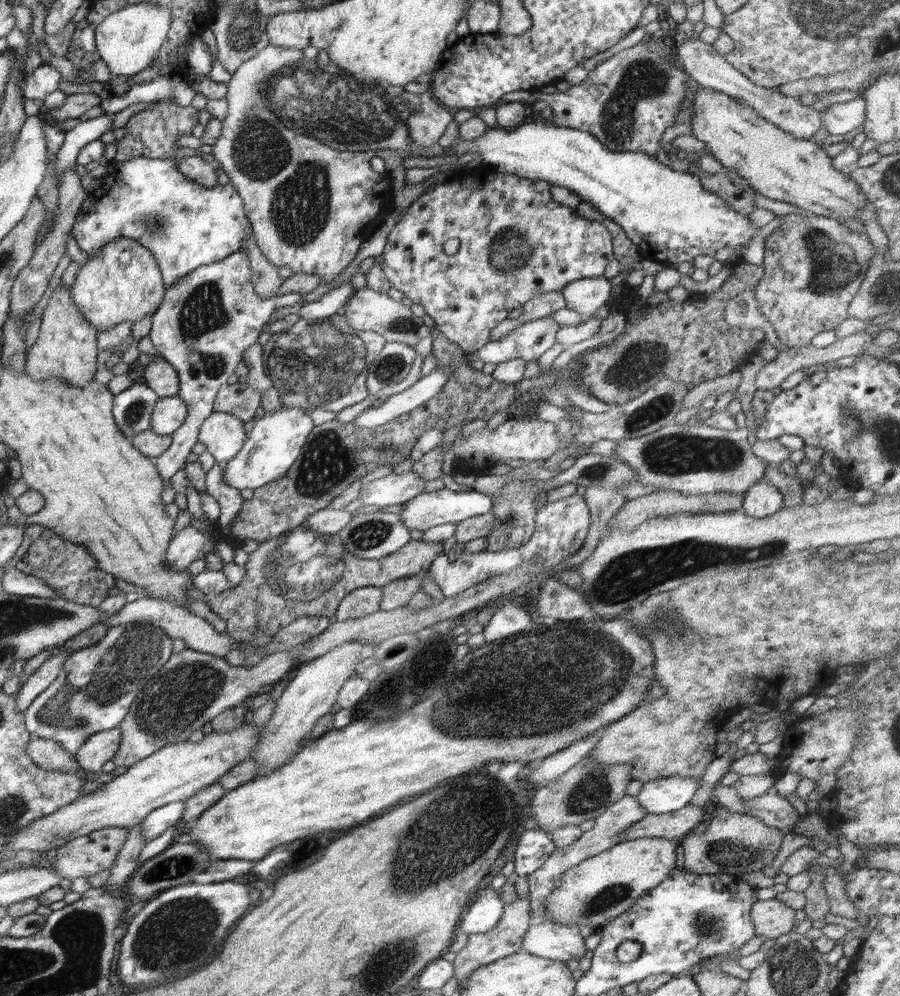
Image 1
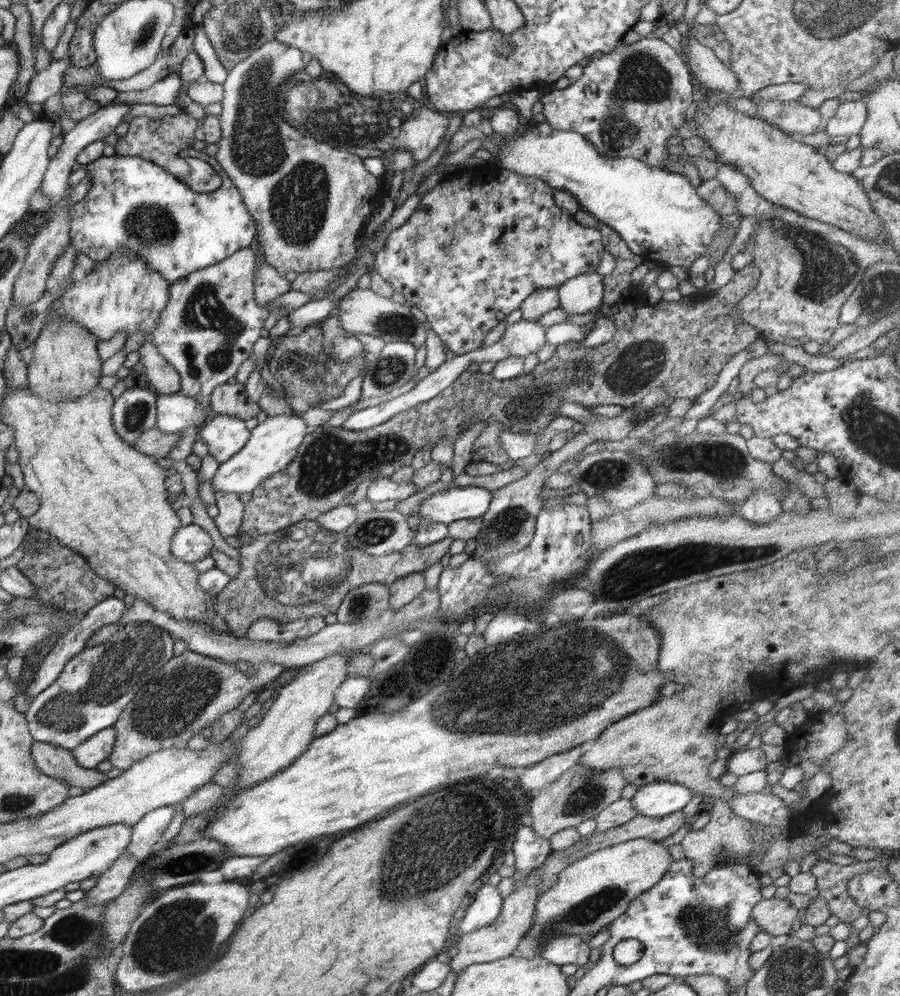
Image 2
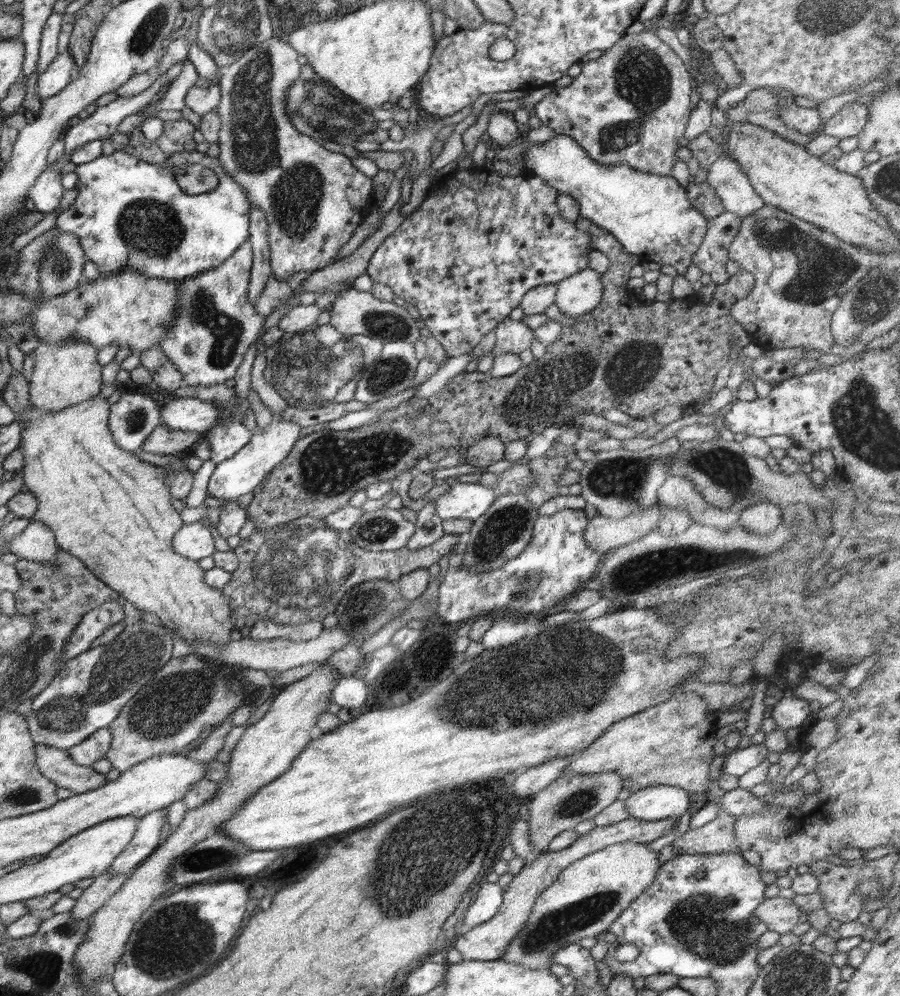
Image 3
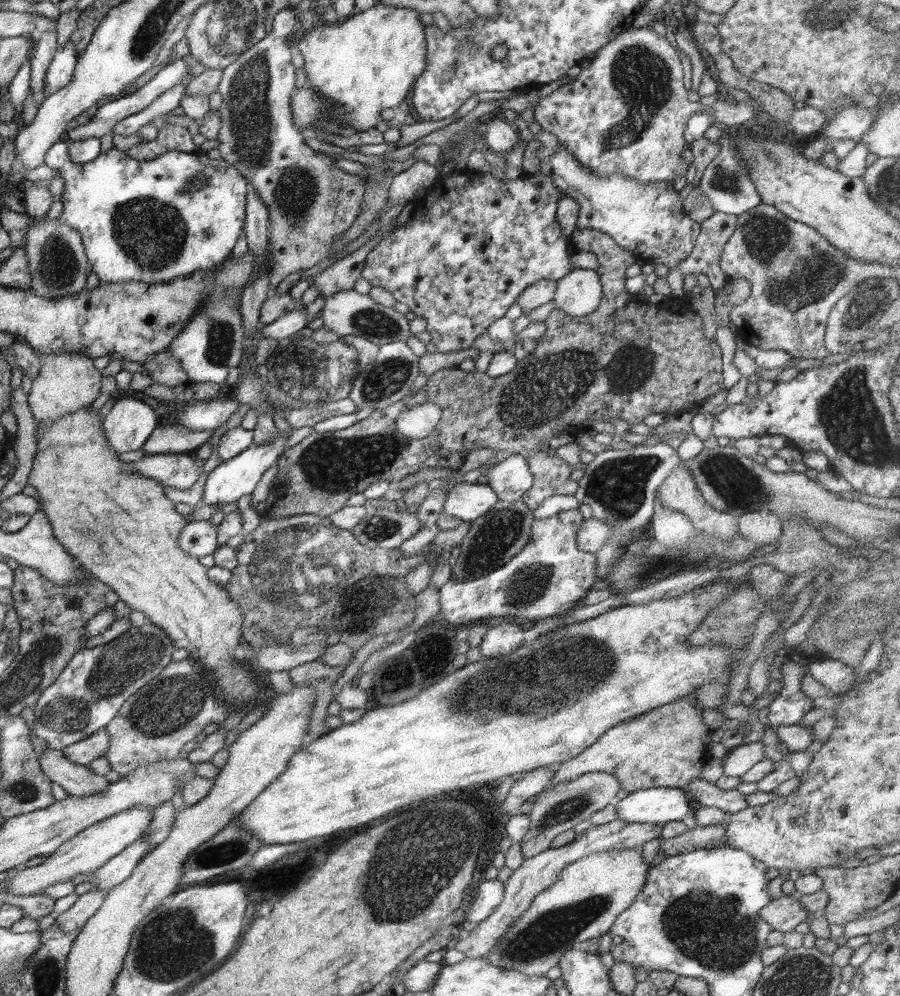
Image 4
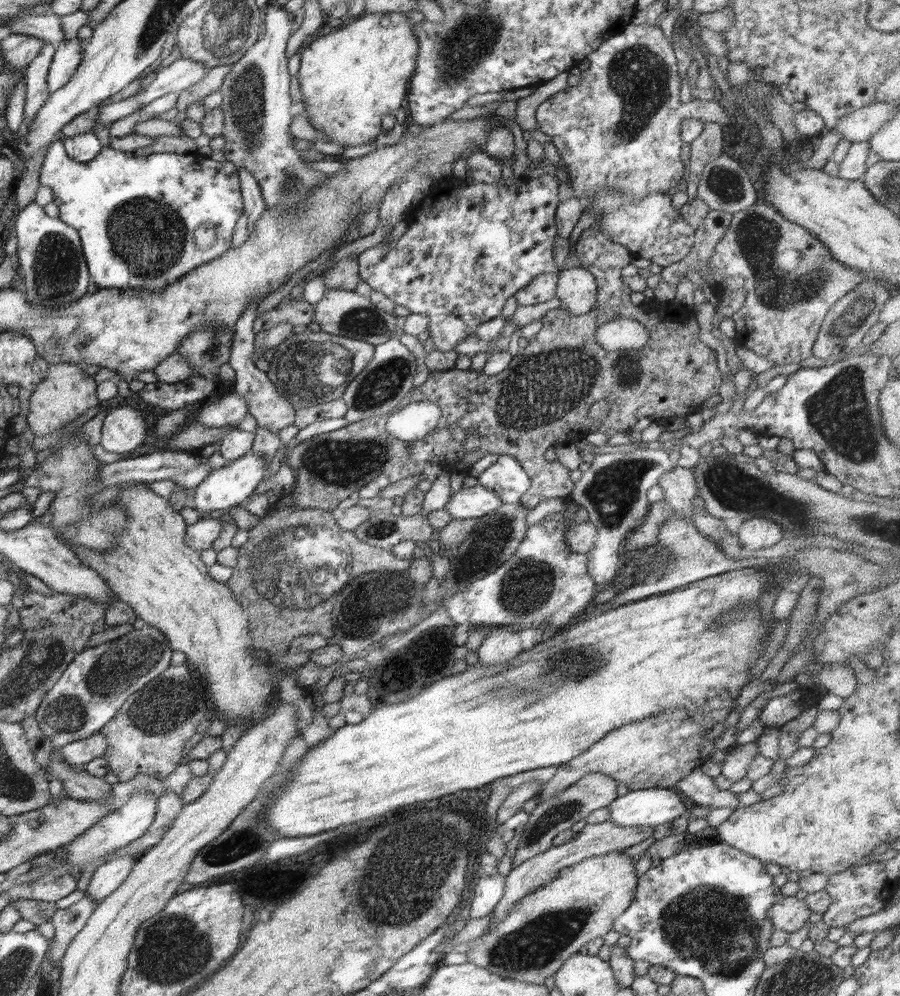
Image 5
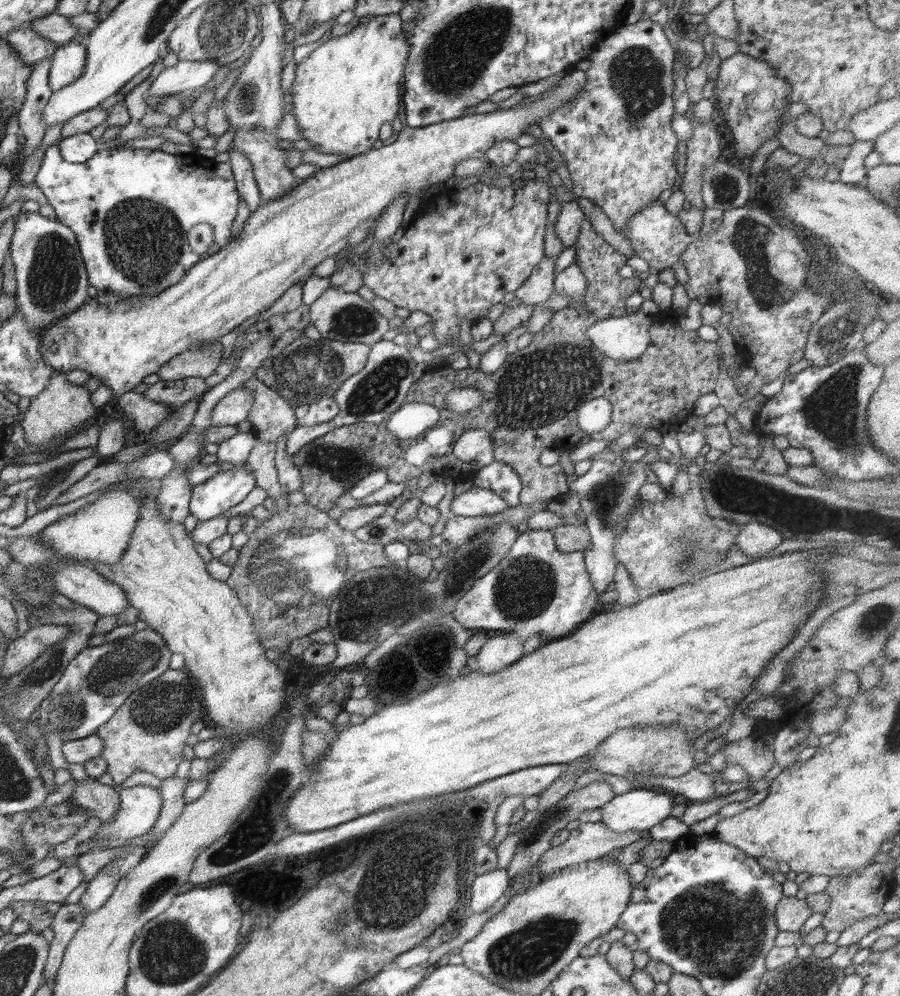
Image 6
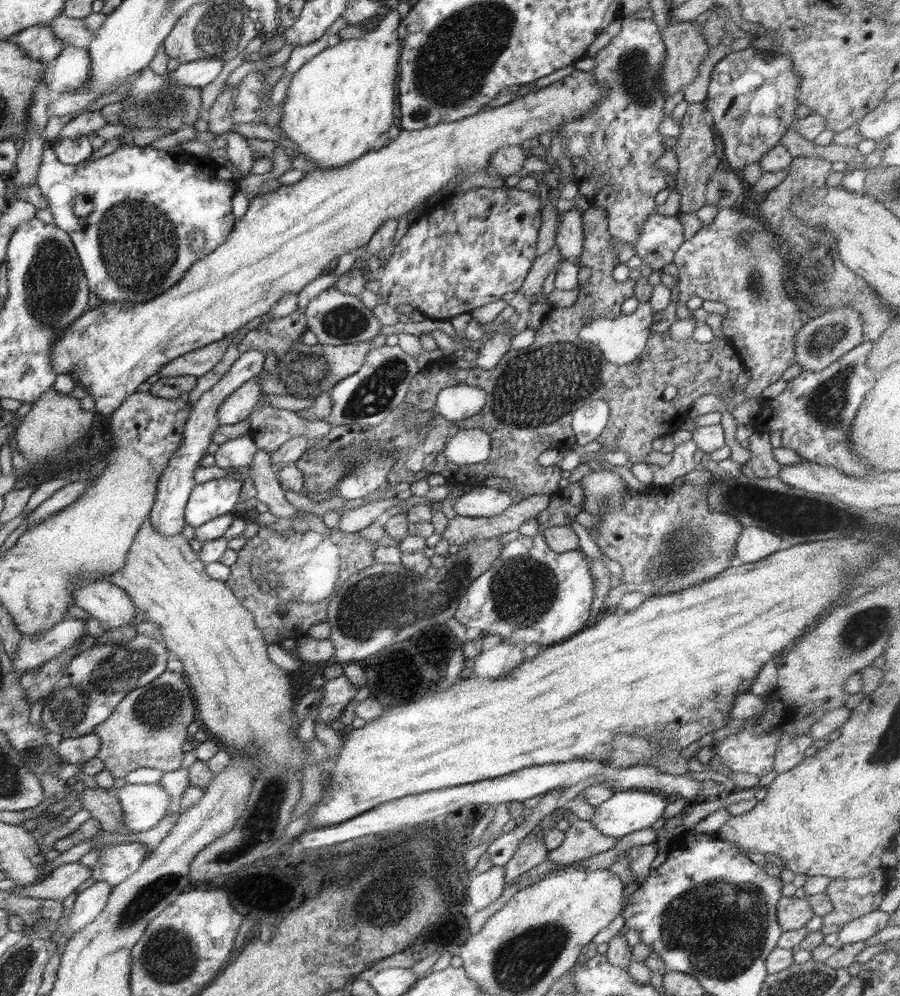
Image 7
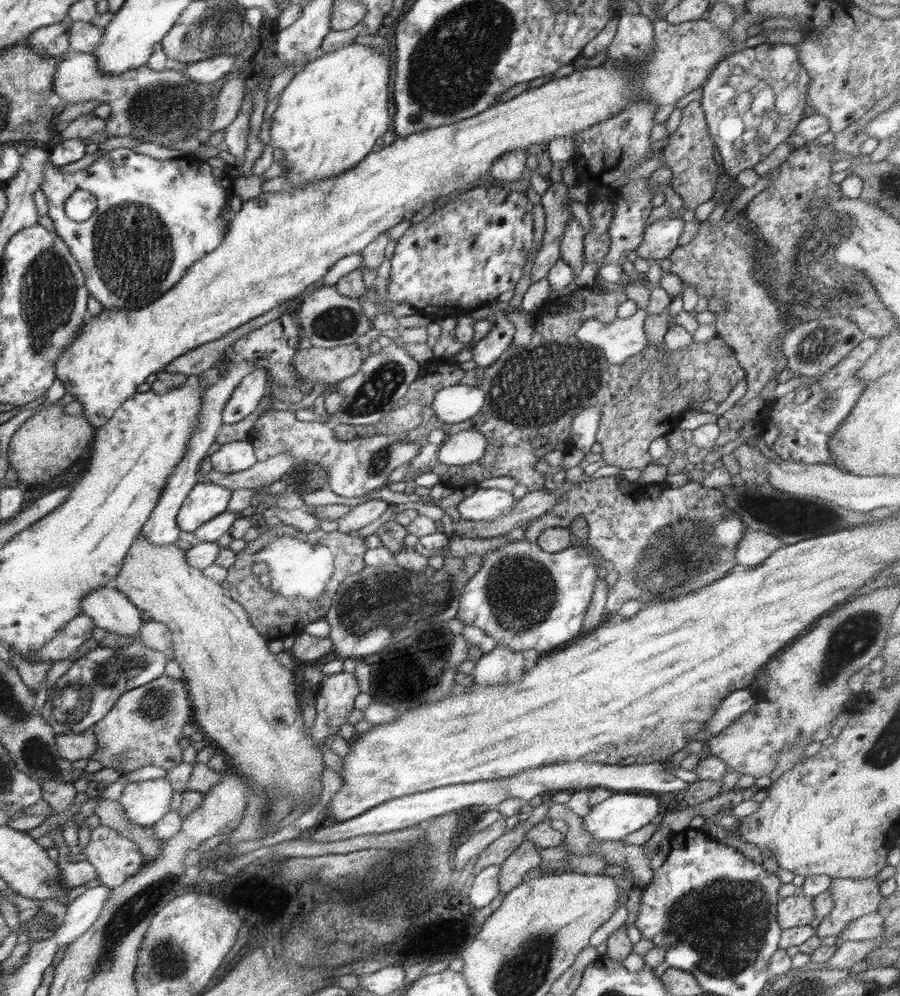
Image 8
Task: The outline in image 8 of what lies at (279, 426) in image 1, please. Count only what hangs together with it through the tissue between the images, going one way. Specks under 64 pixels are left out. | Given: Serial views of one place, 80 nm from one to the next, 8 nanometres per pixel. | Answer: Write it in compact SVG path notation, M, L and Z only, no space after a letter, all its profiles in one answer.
M196 483L188 498L184 500L177 516L177 525L182 532L194 532L205 522L228 512L232 491L222 484Z

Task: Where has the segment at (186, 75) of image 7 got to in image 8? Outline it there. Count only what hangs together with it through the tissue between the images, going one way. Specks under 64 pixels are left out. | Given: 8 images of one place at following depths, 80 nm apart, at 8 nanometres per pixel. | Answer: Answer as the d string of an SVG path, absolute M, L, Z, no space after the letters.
M244 46L238 53L221 54L200 62L188 63L185 73L192 82L200 82L200 84L218 82L231 72L234 62L246 48L247 46Z

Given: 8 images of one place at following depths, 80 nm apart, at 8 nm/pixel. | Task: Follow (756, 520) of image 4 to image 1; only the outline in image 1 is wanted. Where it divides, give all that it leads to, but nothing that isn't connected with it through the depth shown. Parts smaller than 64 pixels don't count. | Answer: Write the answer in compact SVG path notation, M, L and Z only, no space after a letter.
M763 479L744 494L742 511L754 518L766 518L783 508L783 500L780 490Z

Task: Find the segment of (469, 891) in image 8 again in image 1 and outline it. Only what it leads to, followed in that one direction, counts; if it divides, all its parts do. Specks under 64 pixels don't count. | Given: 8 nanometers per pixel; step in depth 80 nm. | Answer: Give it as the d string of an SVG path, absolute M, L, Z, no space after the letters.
M492 886L480 889L472 904L467 907L462 916L461 931L470 934L484 934L496 924L504 914L505 904L498 892Z

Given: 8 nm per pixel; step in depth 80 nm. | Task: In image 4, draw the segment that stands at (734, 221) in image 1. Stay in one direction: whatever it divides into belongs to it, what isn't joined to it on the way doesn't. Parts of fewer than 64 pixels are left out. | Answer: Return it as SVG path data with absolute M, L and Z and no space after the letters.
M561 144L558 145L557 150L551 157L540 159L540 172L552 178L553 183L564 196L579 202L578 229L600 230L604 235L614 239L618 246L633 252L638 258L642 256L642 258L648 258L654 262L662 262L670 269L679 265L692 252L700 234L700 222L692 220L683 211L683 201L680 199L680 193L674 191L674 183L638 182L624 174L610 174L609 178L604 178L591 172L585 166L581 166L573 154Z

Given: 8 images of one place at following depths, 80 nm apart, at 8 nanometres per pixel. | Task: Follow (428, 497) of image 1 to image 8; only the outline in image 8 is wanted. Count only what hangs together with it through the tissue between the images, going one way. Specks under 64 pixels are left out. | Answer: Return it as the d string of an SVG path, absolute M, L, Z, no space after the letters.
M480 488L457 506L461 518L477 523L490 522L514 509L517 499L511 492L496 488Z

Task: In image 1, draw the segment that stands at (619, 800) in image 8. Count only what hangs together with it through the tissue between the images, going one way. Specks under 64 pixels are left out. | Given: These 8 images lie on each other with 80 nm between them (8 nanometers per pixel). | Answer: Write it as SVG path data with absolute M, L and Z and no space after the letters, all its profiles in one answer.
M672 776L646 781L635 797L647 814L668 814L690 804L700 780Z

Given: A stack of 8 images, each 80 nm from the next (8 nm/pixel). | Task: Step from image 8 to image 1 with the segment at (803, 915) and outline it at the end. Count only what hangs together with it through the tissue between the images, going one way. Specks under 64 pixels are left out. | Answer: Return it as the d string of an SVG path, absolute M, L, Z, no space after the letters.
M778 899L757 901L752 905L750 920L754 924L756 936L772 940L795 930L795 911Z

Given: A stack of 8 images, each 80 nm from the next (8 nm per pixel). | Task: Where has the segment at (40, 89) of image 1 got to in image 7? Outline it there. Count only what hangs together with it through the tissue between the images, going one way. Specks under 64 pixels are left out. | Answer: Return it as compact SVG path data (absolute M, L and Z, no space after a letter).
M65 46L48 68L48 87L60 95L78 93L91 76L91 58L85 48Z

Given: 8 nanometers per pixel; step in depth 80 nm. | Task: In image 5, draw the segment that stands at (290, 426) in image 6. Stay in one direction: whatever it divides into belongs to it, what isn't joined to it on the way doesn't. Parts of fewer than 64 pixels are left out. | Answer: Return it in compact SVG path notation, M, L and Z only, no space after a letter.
M260 301L253 302L235 324L235 333L231 342L231 355L228 364L235 372L235 392L249 402L248 412L256 419L258 427L264 427L270 433L279 434L282 428L293 425L296 407L277 391L276 385L269 379L269 376L264 371L260 371L254 363L253 350L255 349L254 339L256 334L252 332L252 325L256 318L255 312Z

